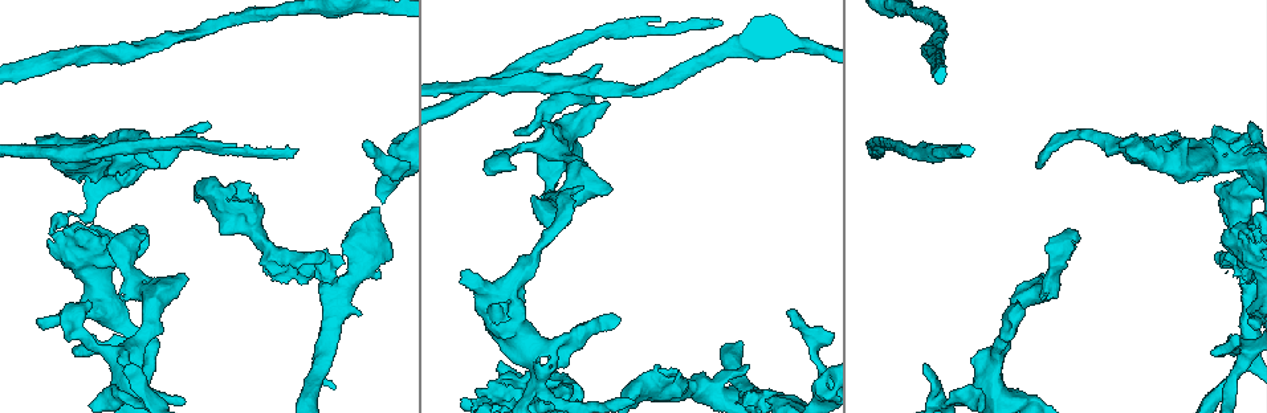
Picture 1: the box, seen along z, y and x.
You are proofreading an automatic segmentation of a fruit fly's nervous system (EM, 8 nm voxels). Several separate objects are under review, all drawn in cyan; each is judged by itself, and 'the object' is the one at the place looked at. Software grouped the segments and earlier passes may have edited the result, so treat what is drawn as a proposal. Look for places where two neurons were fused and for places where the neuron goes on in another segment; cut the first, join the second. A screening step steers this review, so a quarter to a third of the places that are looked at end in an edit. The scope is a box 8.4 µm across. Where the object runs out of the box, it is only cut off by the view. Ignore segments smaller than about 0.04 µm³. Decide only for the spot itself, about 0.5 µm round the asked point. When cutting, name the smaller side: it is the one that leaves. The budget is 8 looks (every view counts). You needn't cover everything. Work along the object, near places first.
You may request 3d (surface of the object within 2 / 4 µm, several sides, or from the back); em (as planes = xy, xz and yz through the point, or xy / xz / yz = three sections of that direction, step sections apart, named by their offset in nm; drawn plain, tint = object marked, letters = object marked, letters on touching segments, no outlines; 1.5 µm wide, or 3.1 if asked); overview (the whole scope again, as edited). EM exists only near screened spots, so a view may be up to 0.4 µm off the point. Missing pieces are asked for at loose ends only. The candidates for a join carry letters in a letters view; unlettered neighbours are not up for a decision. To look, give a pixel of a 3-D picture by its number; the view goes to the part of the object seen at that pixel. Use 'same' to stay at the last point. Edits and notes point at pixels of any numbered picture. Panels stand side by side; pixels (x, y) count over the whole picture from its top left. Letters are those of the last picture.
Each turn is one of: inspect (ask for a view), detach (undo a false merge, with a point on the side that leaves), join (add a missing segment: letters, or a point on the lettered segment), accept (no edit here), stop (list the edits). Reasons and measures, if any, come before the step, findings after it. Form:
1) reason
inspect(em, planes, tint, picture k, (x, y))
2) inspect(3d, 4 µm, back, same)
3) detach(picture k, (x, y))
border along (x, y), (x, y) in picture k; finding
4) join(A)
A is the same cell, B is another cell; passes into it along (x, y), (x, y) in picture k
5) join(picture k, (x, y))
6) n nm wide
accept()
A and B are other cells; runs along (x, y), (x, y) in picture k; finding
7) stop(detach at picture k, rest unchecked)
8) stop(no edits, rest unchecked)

end of a long branch
inspect(em, planes, letters, picture 1, (579, 186))

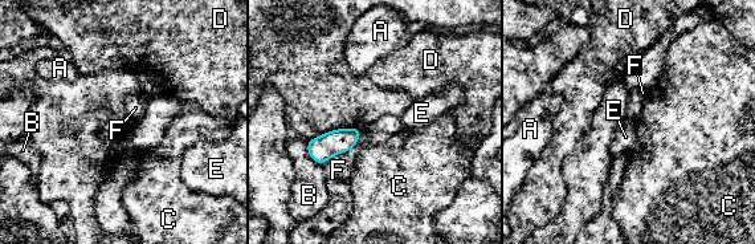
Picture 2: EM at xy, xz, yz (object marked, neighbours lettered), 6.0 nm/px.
F touches over 340 nm
accept()
A, B, C, D, E and F are other cells; none of them fits

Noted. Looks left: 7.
free end
inspect(3d, 2 µm, picture 1, (1170, 134))

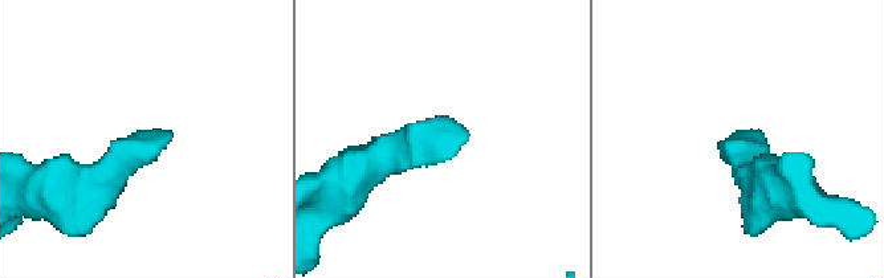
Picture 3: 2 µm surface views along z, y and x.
inspect(em, planes, letters, picture 3, (736, 133))

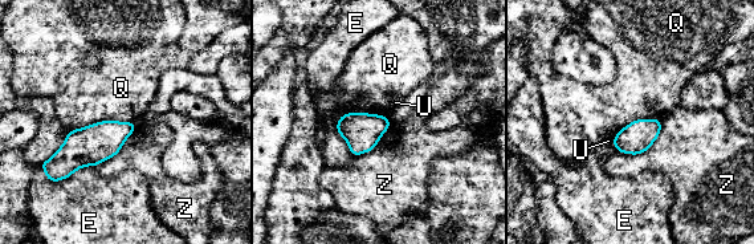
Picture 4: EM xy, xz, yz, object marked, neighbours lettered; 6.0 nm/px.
190 nm wide
accept()
E, Q, U and Z are other cells; border along (387, 116), (345, 113), (335, 129) in picture 4; none of them fits

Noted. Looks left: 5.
an open end
inspect(3d, 4 µm, picture 1, (549, 73))

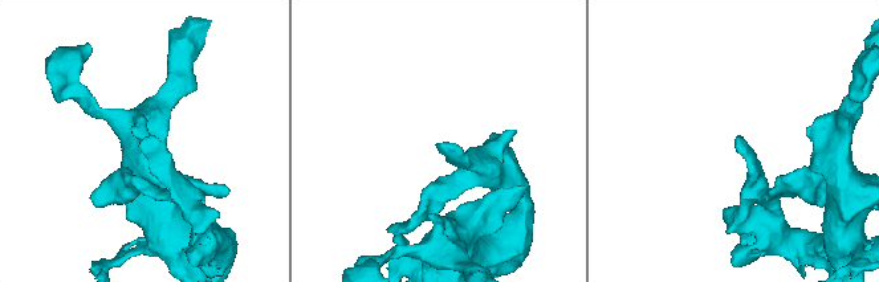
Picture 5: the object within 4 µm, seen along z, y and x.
inspect(em, planes, letters, picture 5, (740, 145))

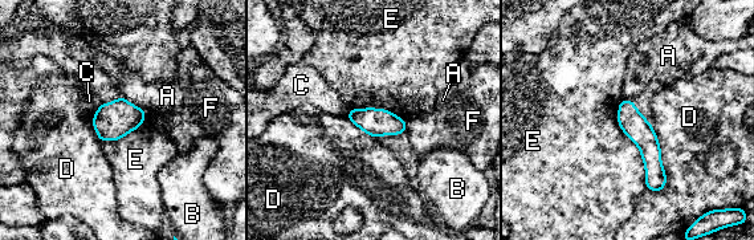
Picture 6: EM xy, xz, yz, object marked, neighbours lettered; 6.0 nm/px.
accept()
A, B, C, D, E and F are other cells; runs along (626, 102), (649, 146), (656, 188) in picture 6; none of them fits

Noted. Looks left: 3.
stop(no edits, rest unchecked)

